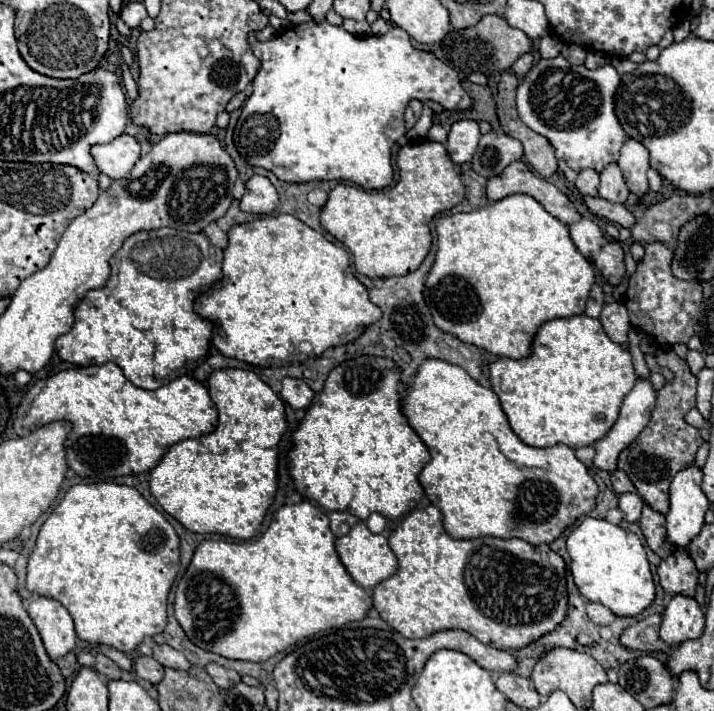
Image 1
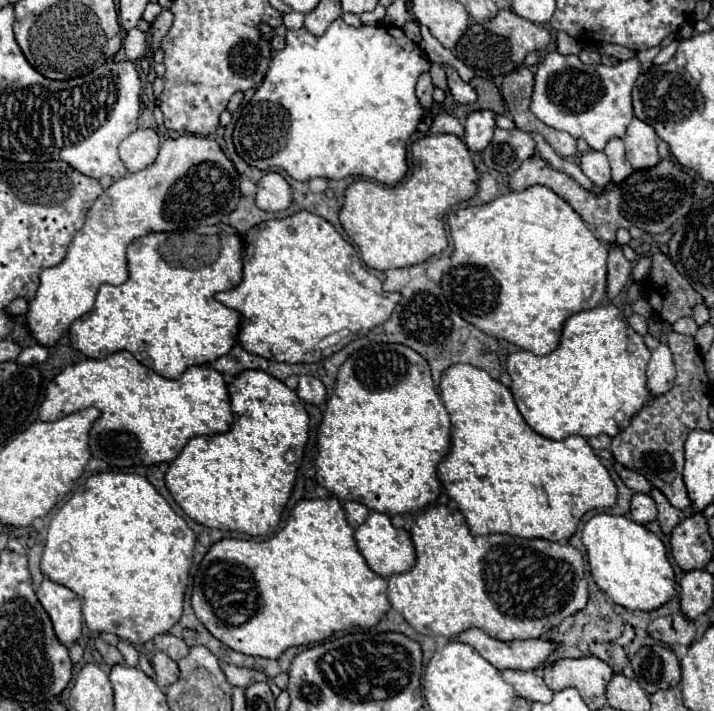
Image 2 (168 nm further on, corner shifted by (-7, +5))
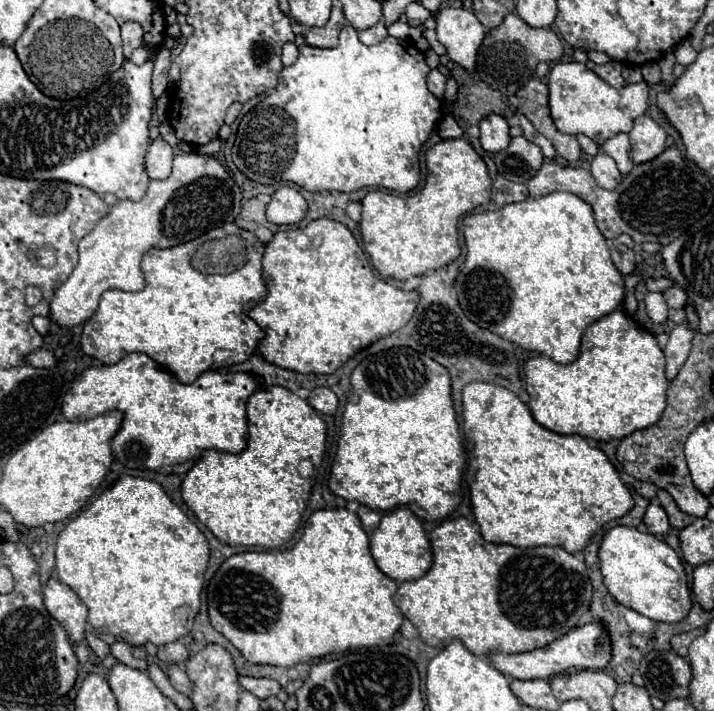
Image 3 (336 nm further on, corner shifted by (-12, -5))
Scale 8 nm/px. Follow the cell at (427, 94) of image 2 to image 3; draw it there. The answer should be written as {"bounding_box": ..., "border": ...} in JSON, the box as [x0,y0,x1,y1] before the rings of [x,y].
{"bounding_box":[428,69,446,99],"border":[[[434,69],[434,71],[428,73],[428,91],[434,97],[438,97],[438,99],[444,97],[444,85],[446,85],[446,79],[444,79],[444,75],[440,71]]]}

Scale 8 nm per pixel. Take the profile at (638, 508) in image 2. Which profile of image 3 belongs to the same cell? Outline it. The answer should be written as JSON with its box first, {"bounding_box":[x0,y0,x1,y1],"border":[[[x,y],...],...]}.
{"bounding_box":[644,503,670,535],"border":[[[654,503],[648,505],[646,515],[644,515],[644,523],[648,527],[648,533],[652,533],[652,535],[666,535],[666,531],[670,529],[664,509],[660,505],[654,505]]]}

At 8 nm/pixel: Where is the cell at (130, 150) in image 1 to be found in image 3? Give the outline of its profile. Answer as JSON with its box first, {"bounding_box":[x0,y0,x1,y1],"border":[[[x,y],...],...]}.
{"bounding_box":[146,139,174,179],"border":[[[156,139],[150,143],[148,153],[146,153],[146,173],[150,179],[166,179],[172,171],[172,157],[174,157],[174,149],[164,141],[164,139]]]}

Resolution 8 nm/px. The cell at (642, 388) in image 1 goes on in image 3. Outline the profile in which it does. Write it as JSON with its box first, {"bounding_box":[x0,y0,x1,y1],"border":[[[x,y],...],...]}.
{"bounding_box":[664,323,694,381],"border":[[[680,323],[674,327],[674,331],[670,333],[670,339],[664,347],[664,355],[666,355],[666,379],[672,381],[676,379],[678,371],[682,369],[688,351],[690,351],[690,341],[692,341],[694,331],[688,329],[688,323]]]}

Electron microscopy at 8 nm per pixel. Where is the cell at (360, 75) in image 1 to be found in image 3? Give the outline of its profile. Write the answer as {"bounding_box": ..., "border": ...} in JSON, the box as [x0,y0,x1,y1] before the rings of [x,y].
{"bounding_box":[232,25,442,194],"border":[[[346,25],[340,31],[340,43],[334,49],[320,49],[320,47],[302,45],[298,61],[280,71],[276,93],[266,95],[252,111],[248,111],[242,117],[238,133],[236,133],[236,143],[234,143],[234,149],[232,149],[234,165],[248,179],[254,179],[254,181],[264,183],[264,185],[274,185],[278,181],[290,181],[290,183],[296,183],[298,187],[306,189],[306,191],[356,191],[360,187],[378,187],[380,185],[380,187],[386,187],[386,189],[398,194],[406,194],[408,191],[415,189],[420,182],[418,151],[420,151],[422,143],[435,130],[434,125],[437,125],[442,117],[441,101],[438,101],[434,95],[430,99],[430,91],[426,89],[428,71],[430,71],[430,67],[426,65],[424,55],[420,51],[418,51],[418,59],[414,55],[410,55],[404,41],[400,41],[396,37],[386,37],[382,43],[368,47],[368,45],[362,45],[358,41],[356,29],[352,25]]]}

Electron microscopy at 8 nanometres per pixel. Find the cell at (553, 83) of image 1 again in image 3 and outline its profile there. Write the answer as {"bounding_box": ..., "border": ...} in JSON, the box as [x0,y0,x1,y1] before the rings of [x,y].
{"bounding_box":[548,63,648,145],"border":[[[556,63],[548,73],[550,117],[560,133],[586,135],[598,145],[604,145],[612,135],[630,133],[634,119],[648,109],[648,85],[644,81],[626,87],[612,87],[592,73],[584,63]]]}

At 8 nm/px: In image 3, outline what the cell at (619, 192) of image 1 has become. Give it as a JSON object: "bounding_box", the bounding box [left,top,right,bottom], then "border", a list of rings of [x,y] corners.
{"bounding_box":[602,133,634,175],"border":[[[620,133],[620,135],[610,137],[610,139],[602,145],[602,149],[604,149],[606,155],[610,155],[610,157],[616,161],[618,171],[620,171],[622,175],[628,175],[628,173],[632,171],[634,163],[632,163],[632,159],[630,159],[630,143],[628,143],[628,135]]]}

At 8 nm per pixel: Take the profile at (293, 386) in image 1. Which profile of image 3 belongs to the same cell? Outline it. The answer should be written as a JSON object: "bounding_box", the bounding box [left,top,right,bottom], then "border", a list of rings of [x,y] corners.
{"bounding_box":[308,387,338,415],"border":[[[316,387],[310,391],[308,405],[324,415],[334,415],[338,407],[338,397],[328,387]]]}

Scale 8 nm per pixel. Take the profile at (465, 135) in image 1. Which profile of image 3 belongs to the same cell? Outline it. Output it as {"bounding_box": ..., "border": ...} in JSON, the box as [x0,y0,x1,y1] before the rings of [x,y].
{"bounding_box":[480,115,510,153],"border":[[[488,115],[480,123],[480,145],[486,153],[498,153],[510,143],[508,125],[500,115]]]}

